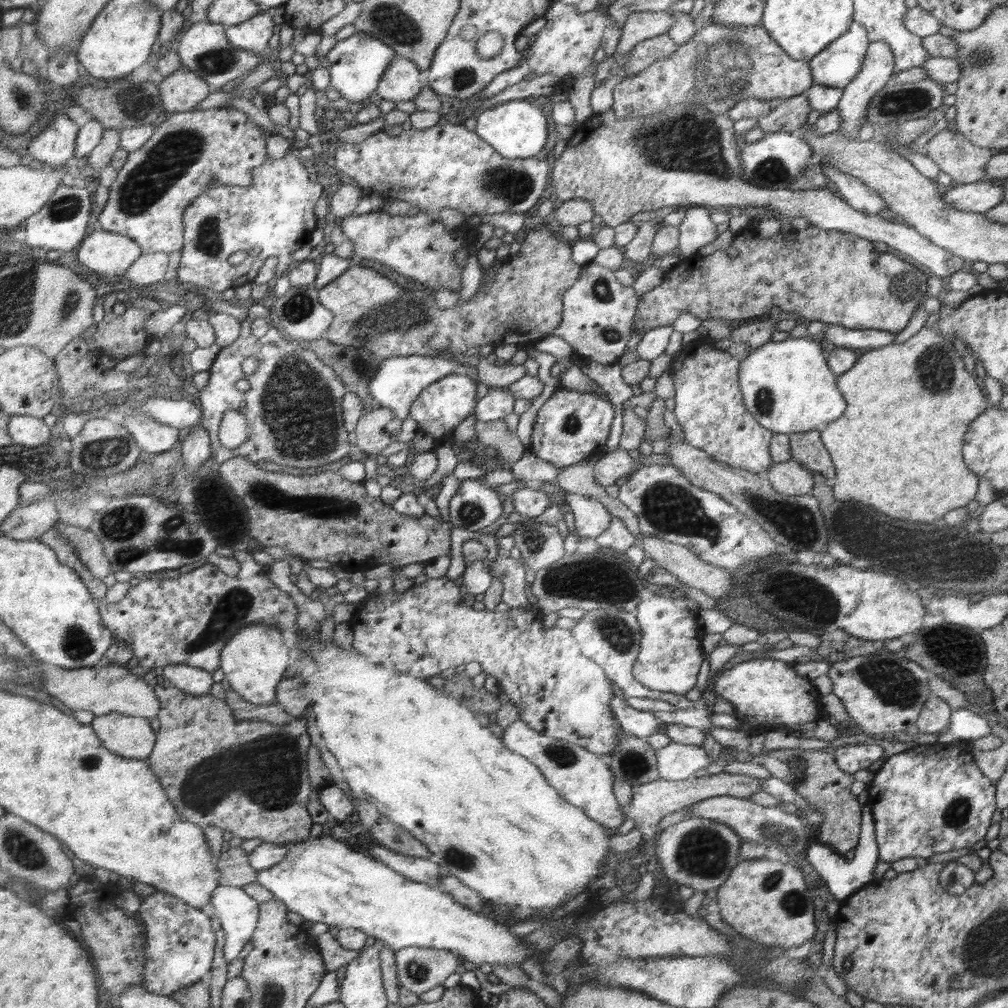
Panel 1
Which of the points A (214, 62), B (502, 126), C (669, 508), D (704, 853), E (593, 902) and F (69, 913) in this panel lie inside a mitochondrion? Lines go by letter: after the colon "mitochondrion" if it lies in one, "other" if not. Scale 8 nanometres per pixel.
A: mitochondrion
B: other
C: mitochondrion
D: mitochondrion
E: other
F: other

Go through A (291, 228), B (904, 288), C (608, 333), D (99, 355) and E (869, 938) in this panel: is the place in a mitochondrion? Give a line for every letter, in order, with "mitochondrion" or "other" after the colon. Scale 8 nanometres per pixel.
A: other
B: mitochondrion
C: mitochondrion
D: other
E: other

